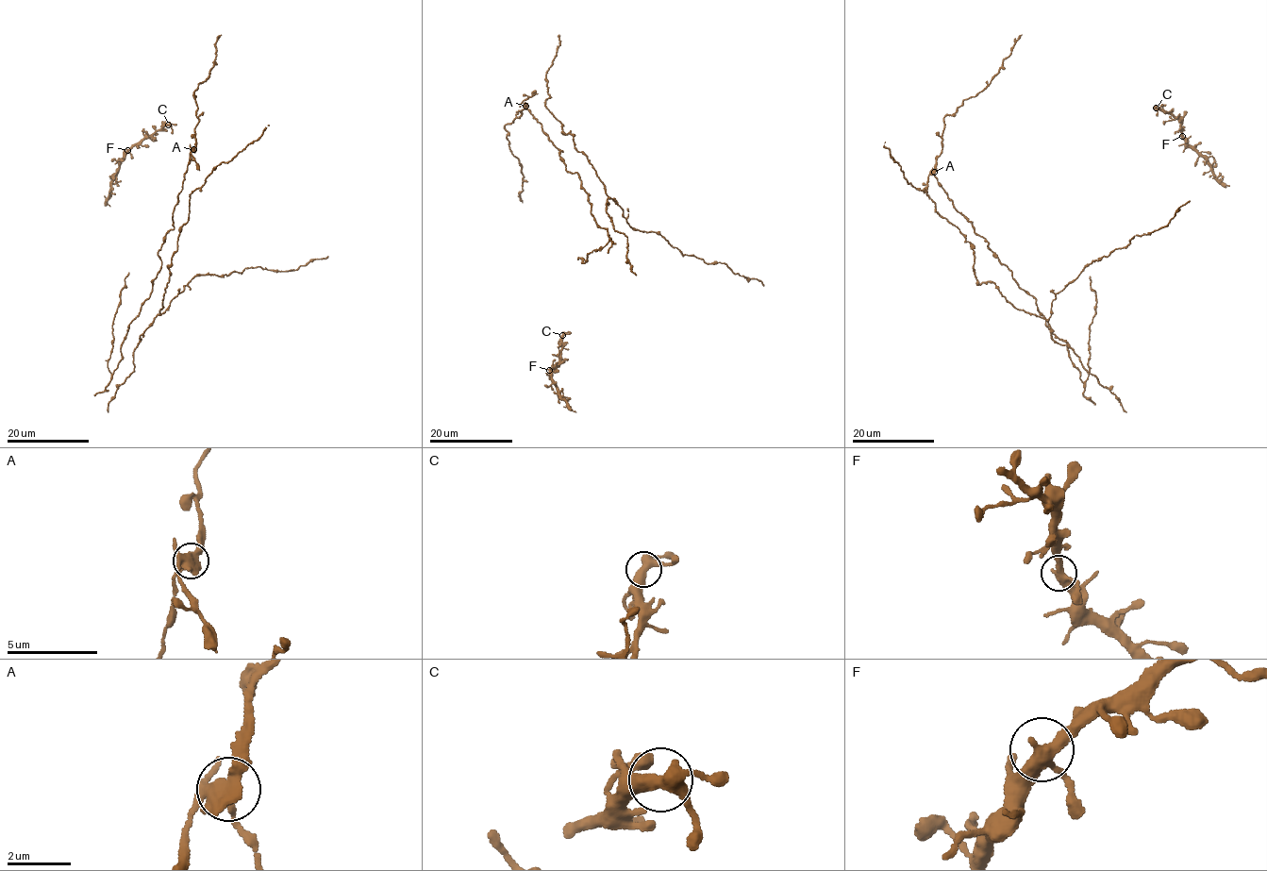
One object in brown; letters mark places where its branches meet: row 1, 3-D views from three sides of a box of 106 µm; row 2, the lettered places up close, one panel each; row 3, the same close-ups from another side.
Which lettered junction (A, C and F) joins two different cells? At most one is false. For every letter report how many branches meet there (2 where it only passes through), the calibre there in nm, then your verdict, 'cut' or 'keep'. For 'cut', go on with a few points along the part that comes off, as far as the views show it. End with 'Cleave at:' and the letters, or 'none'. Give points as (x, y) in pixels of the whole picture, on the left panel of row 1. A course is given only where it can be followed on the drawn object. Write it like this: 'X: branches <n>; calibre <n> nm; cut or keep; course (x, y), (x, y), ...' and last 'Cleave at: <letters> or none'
A: branches 3; calibre 440 nm; cut; course (193, 149), (191, 151), (198, 170)
C: branches 3; calibre 420 nm; keep
F: branches 3; calibre 360 nm; keep
Cleave at: A

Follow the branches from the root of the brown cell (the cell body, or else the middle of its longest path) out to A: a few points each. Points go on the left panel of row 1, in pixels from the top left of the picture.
A: (195, 163), (191, 154), (193, 149)

